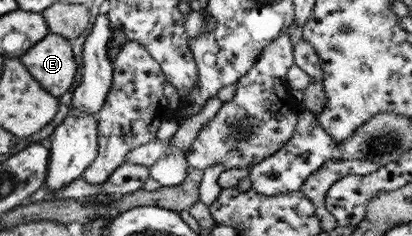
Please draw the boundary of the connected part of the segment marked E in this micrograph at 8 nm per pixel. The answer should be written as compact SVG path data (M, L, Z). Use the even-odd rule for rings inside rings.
M57 34L44 35L19 60L31 78L55 98L64 95L77 73L69 41Z

